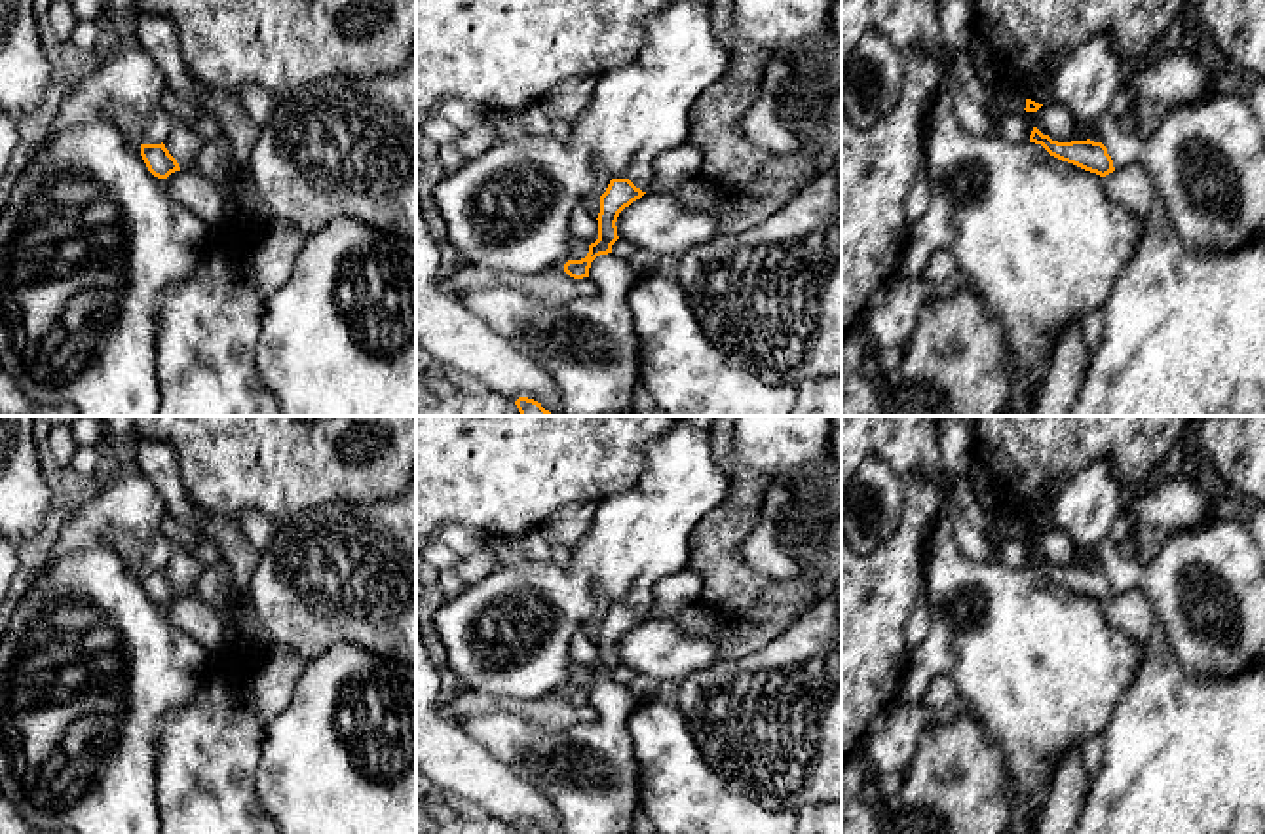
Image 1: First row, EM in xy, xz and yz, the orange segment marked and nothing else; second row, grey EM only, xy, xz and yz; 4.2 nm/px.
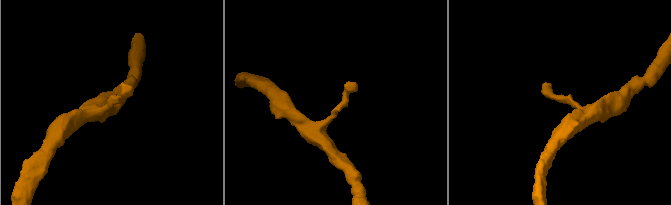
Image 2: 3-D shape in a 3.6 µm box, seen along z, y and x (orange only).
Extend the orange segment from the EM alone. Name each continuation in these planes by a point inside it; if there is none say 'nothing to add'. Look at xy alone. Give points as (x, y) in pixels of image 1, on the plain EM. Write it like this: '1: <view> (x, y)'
nothing to add

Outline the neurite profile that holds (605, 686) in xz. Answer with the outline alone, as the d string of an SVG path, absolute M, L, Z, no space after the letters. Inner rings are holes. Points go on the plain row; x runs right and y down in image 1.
M612 678L591 688L596 722L549 731L513 712L482 712L463 718L463 731L496 760L509 766L557 809L562 834L631 834L640 794L640 768L629 731L629 714L638 701Z

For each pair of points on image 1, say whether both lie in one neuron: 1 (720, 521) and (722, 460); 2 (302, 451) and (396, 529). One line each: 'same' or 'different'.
1: different
2: different

